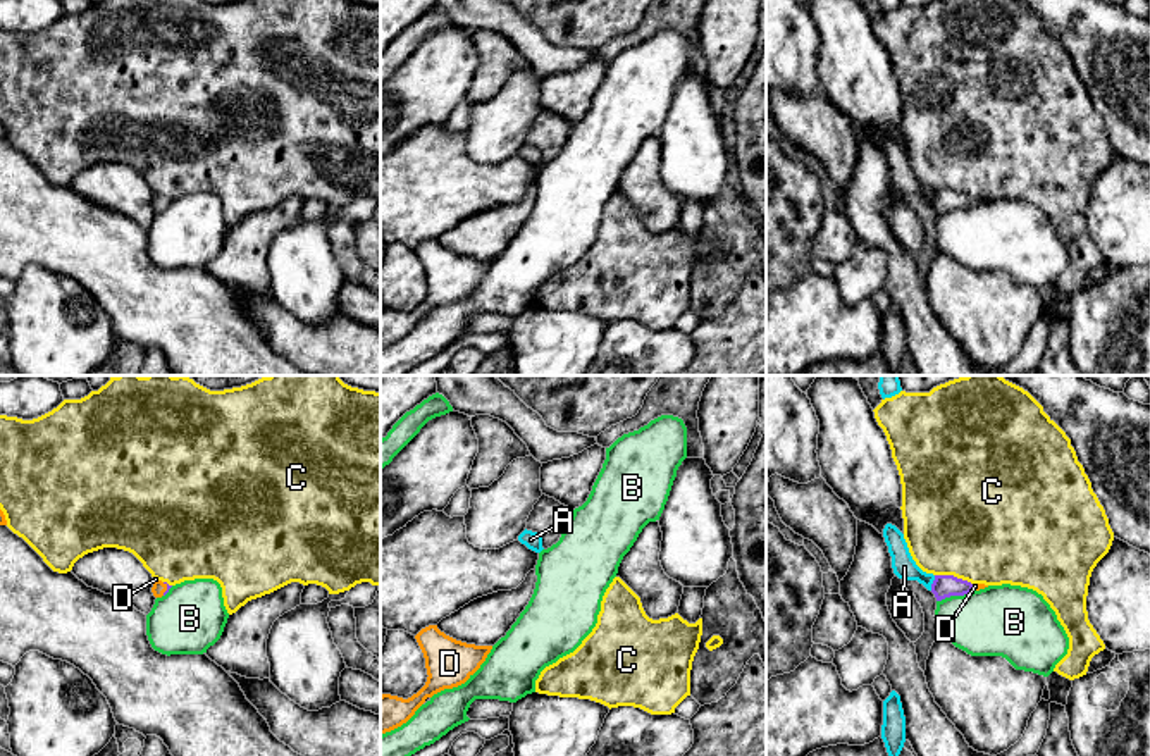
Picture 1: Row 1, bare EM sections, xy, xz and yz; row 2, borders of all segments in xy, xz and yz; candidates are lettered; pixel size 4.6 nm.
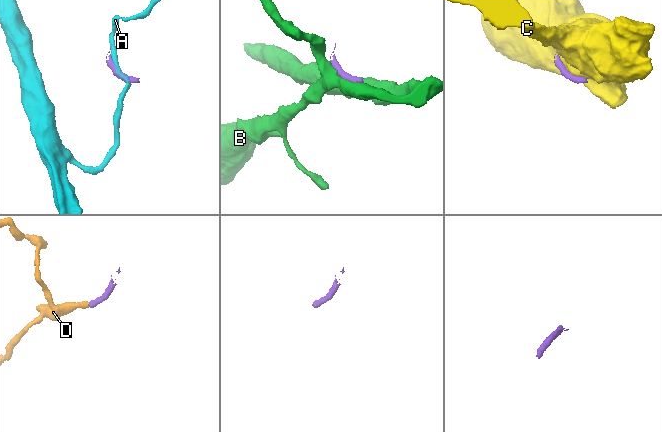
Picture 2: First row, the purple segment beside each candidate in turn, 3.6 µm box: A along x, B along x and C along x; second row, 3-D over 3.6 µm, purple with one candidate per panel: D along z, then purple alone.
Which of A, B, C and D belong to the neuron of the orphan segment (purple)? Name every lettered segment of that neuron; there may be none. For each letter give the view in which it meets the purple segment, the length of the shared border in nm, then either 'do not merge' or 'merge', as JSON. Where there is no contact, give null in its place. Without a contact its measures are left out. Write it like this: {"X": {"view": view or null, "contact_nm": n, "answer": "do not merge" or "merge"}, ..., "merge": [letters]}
{"A": {"view": "yz", "contact_nm": 80, "answer": "do not merge"}, "B": {"view": "yz", "contact_nm": 180, "answer": "do not merge"}, "C": {"view": "yz", "contact_nm": 180, "answer": "do not merge"}, "D": {"view": "xy", "contact_nm": 70, "answer": "merge"}, "merge": ["D"]}

